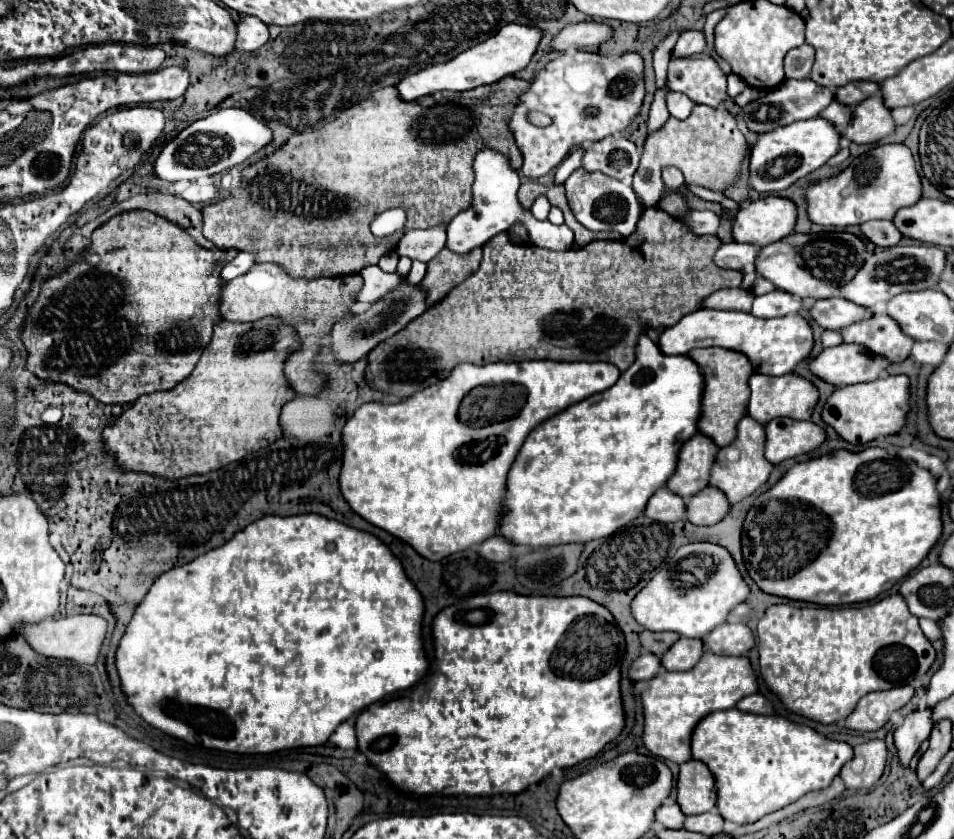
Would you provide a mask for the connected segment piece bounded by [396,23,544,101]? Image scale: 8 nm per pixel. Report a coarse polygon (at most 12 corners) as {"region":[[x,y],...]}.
{"region":[[544,31],[496,37],[396,85],[404,101],[468,91],[526,69]]}

